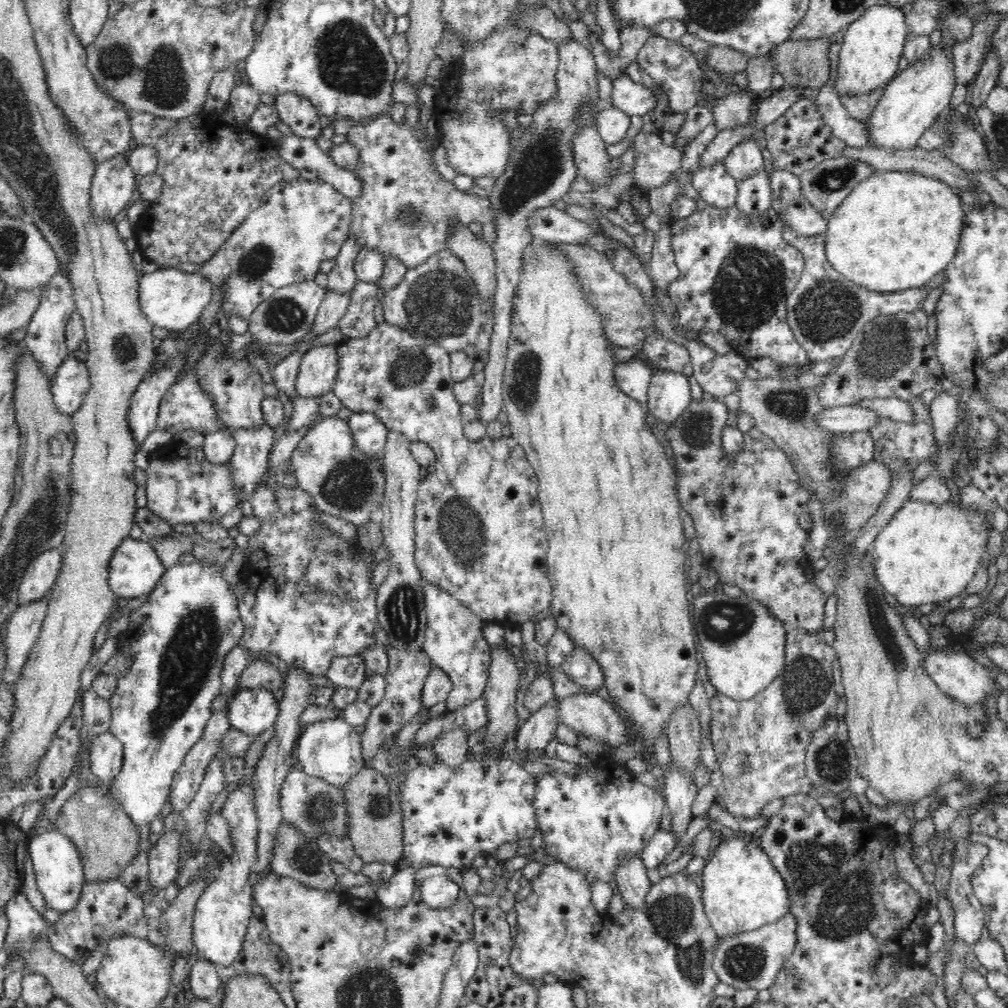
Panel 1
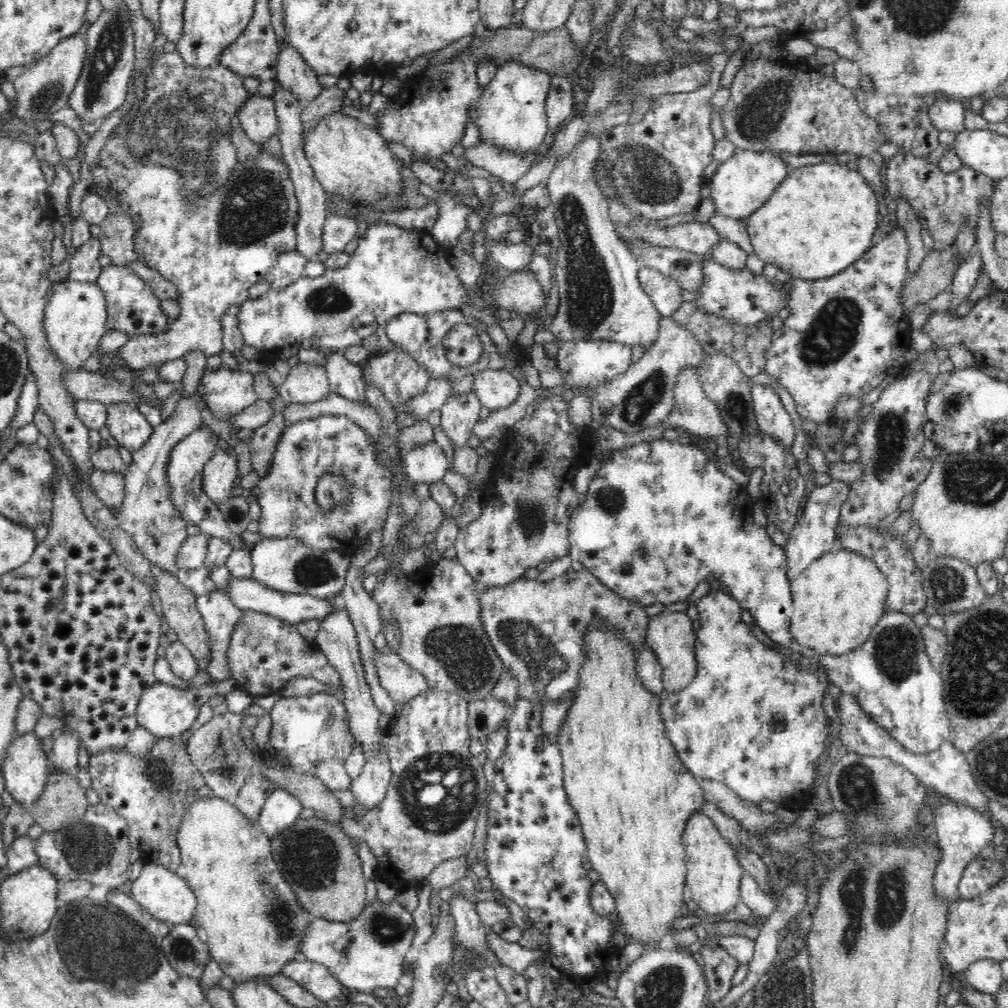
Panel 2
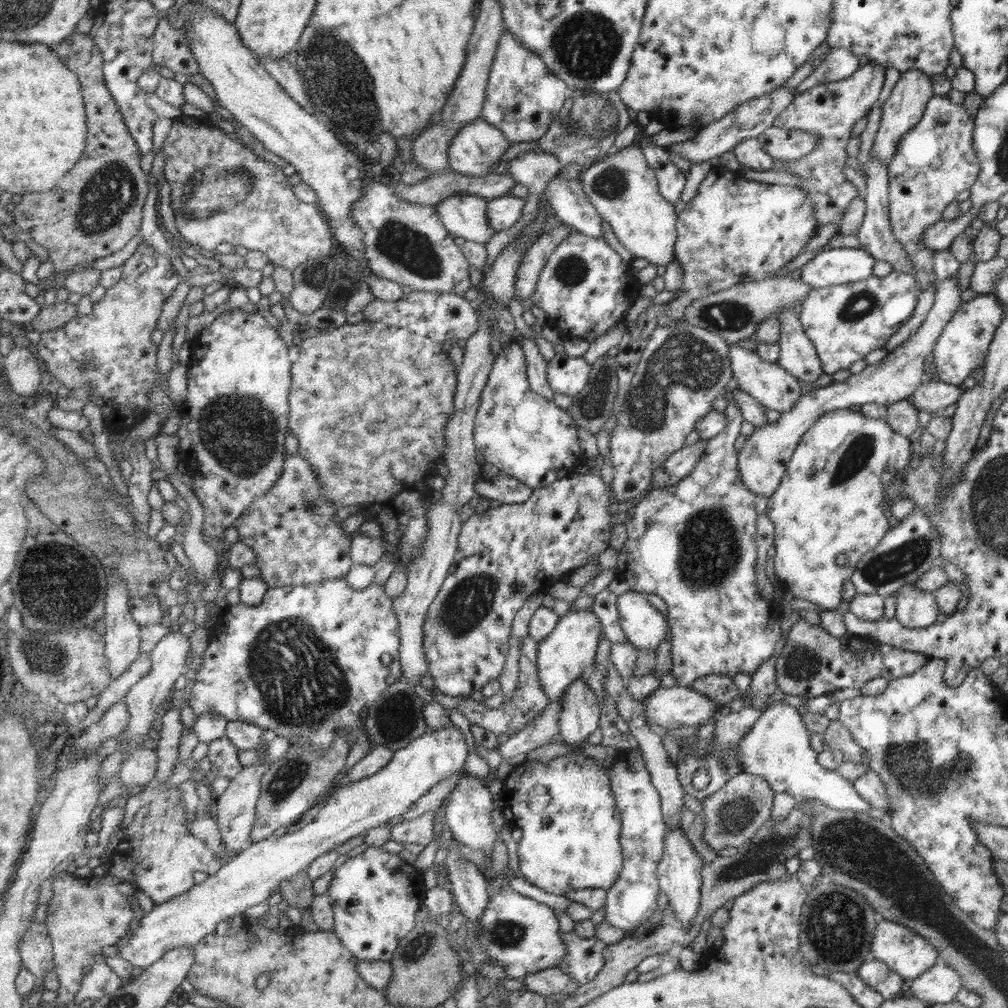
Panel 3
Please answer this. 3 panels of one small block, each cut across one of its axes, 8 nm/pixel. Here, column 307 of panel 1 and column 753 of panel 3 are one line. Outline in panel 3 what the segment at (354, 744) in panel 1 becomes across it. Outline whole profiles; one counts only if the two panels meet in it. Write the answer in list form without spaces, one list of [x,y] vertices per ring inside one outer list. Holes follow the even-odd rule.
[[[783,702],[769,703],[735,748],[741,772],[760,776],[771,790],[786,792],[795,802],[813,798],[831,810],[851,810],[857,814],[869,812],[869,803],[855,792],[851,781],[817,762],[817,753],[809,747],[809,735],[795,707]]]

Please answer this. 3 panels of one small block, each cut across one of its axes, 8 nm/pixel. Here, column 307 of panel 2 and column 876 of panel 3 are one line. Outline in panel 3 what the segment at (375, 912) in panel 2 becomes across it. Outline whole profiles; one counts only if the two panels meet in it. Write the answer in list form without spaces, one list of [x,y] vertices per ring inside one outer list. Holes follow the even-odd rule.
[[[883,918],[875,926],[869,951],[873,955],[873,960],[877,959],[883,962],[889,969],[893,969],[895,973],[904,979],[917,978],[919,974],[923,974],[925,970],[929,970],[931,966],[937,963],[935,947],[925,937],[908,929],[905,925],[889,922]]]

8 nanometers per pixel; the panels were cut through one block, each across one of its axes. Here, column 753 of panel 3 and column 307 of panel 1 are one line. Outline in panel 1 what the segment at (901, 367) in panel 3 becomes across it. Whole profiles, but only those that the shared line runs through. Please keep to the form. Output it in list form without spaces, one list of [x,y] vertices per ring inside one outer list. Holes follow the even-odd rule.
[[[337,416],[323,417],[311,424],[288,458],[297,485],[314,497],[319,509],[362,526],[375,519],[372,510],[383,504],[385,489],[382,459],[374,459],[356,447],[346,420]]]

